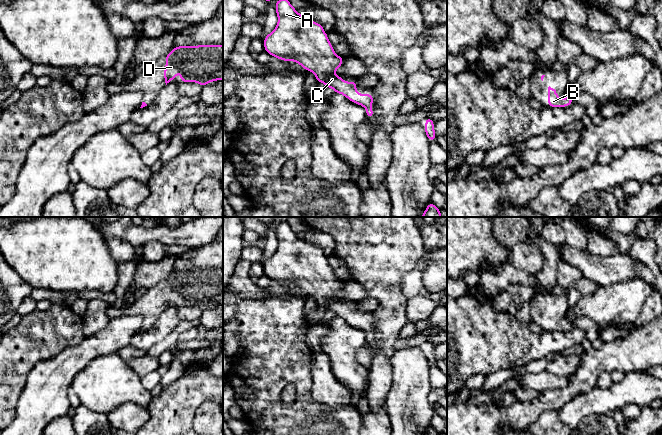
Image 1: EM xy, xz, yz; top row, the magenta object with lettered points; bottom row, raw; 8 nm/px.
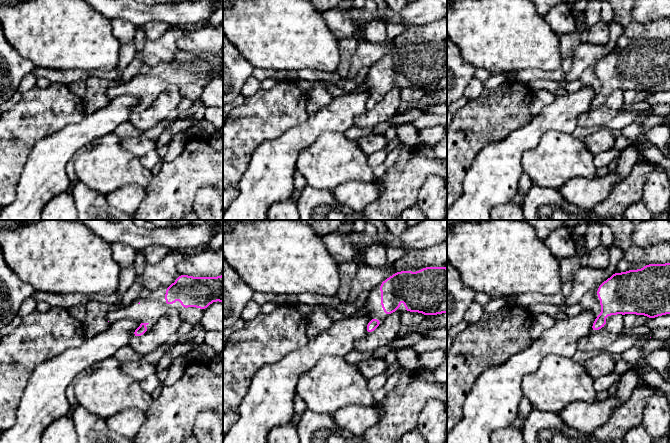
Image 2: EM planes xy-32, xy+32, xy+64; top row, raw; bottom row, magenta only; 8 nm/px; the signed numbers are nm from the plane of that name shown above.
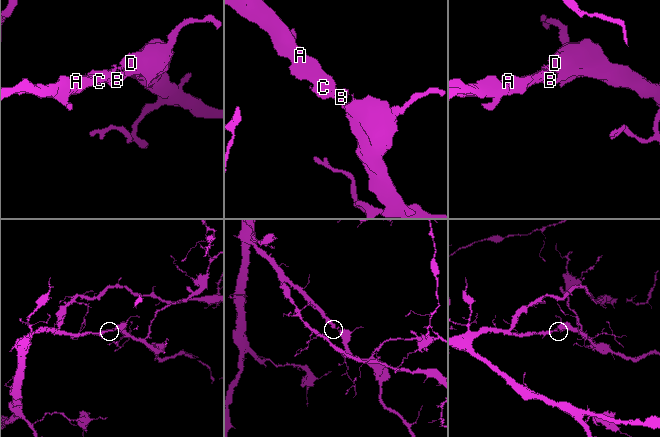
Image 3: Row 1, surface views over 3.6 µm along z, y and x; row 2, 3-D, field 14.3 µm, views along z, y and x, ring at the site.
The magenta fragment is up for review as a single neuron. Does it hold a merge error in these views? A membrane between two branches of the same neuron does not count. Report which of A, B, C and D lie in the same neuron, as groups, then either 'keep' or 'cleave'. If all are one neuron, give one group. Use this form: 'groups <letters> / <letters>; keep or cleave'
groups A B C D; keep

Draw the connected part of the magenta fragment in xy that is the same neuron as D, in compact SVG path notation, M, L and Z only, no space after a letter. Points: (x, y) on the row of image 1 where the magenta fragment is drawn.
M223 45L176 46L170 54L164 56L167 64L164 70L166 85L177 77L176 68L181 73L181 83L197 82L202 87L211 81L223 80Z

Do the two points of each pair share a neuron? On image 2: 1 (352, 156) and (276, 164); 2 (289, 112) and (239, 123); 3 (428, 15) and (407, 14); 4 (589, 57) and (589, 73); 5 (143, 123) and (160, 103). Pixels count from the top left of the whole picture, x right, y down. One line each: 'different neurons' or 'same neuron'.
1: different neurons
2: same neuron
3: same neuron
4: different neurons
5: same neuron

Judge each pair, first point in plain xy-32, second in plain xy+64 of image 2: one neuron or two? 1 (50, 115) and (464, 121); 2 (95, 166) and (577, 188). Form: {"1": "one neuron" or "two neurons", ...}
{"1": "one neuron", "2": "two neurons"}

